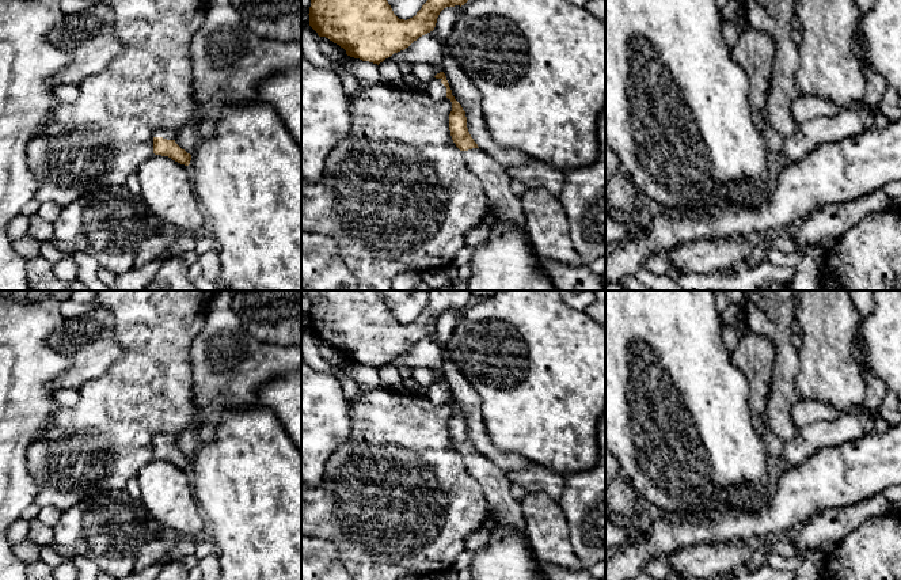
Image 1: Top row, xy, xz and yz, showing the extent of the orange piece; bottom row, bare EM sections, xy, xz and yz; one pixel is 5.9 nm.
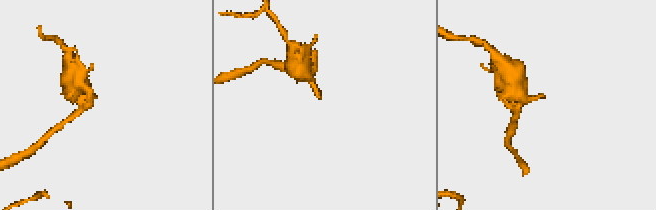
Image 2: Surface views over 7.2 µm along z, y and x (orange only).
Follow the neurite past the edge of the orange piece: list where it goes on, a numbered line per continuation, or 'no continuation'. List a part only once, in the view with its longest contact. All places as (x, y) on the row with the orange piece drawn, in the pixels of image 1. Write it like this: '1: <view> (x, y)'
1: xy (166, 133)

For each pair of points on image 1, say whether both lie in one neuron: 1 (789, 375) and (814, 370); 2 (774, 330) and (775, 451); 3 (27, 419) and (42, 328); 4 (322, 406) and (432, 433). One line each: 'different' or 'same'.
1: different
2: different
3: same
4: different

